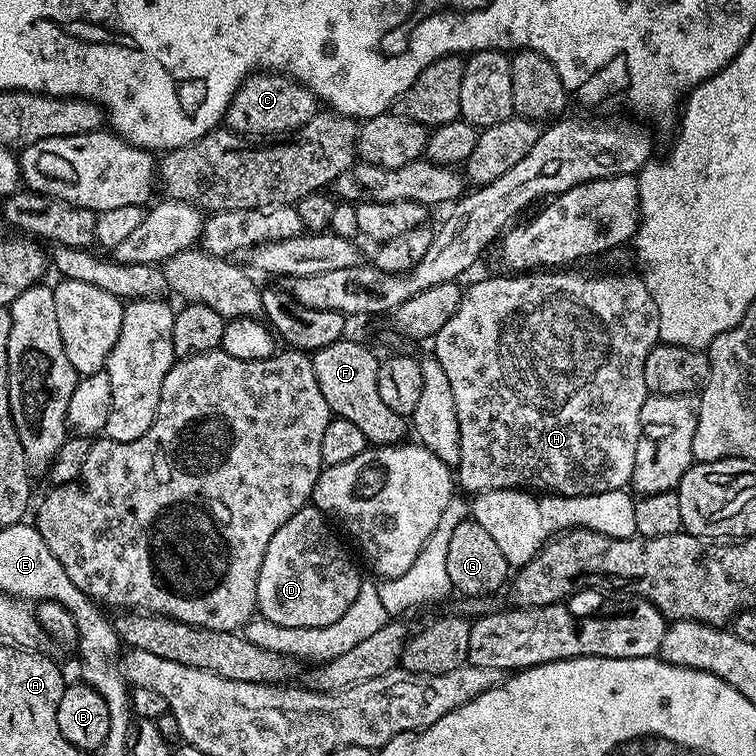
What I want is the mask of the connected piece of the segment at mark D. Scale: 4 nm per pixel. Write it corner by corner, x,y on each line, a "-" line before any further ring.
315,506
299,508
278,526
258,570
256,607
263,619
274,622
274,626
321,628
338,622
350,610
350,602
358,598
362,573
331,527
329,517

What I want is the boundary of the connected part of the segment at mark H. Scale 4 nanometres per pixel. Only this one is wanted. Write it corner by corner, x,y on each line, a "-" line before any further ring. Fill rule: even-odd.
536,270
531,274
504,274
480,280
463,289
458,310
434,338
434,359
446,370
450,390
454,390
454,406
460,431
460,463
458,484
471,494
520,488
537,494
585,496
606,490
627,489
634,470
634,450
638,450
640,415
650,395
646,386
646,354
660,340
658,306
650,298
643,279
636,276
587,276
576,270

